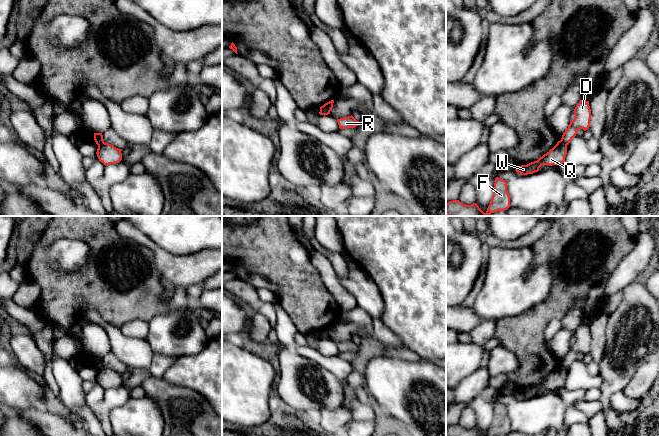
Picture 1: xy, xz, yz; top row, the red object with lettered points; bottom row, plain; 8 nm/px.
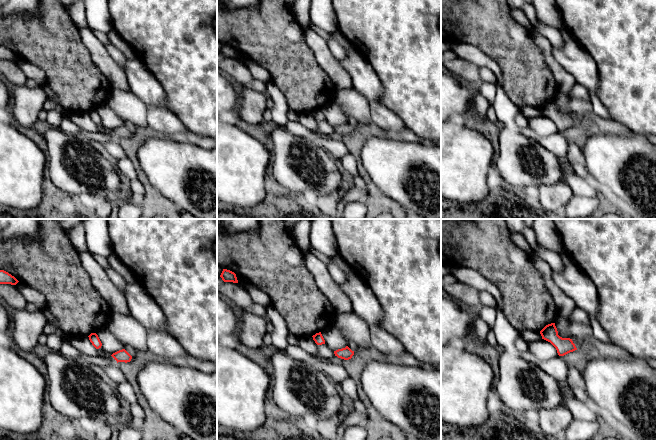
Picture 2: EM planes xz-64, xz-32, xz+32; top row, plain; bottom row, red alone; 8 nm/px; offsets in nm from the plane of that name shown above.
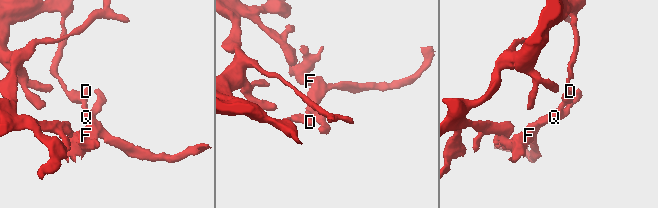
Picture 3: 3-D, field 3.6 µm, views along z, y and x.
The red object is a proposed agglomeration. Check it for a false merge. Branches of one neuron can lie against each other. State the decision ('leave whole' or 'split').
split

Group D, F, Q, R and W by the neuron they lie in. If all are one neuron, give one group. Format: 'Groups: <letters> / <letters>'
Groups: D / F Q R W

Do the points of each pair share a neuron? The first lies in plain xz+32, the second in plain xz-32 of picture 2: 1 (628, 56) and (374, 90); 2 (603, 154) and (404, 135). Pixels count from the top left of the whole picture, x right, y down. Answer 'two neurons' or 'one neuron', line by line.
1: two neurons
2: two neurons

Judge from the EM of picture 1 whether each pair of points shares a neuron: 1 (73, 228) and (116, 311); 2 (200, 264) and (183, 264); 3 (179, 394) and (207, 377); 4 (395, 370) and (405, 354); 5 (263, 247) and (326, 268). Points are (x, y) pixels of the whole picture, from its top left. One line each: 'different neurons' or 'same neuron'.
1: same neuron
2: same neuron
3: different neurons
4: different neurons
5: different neurons

